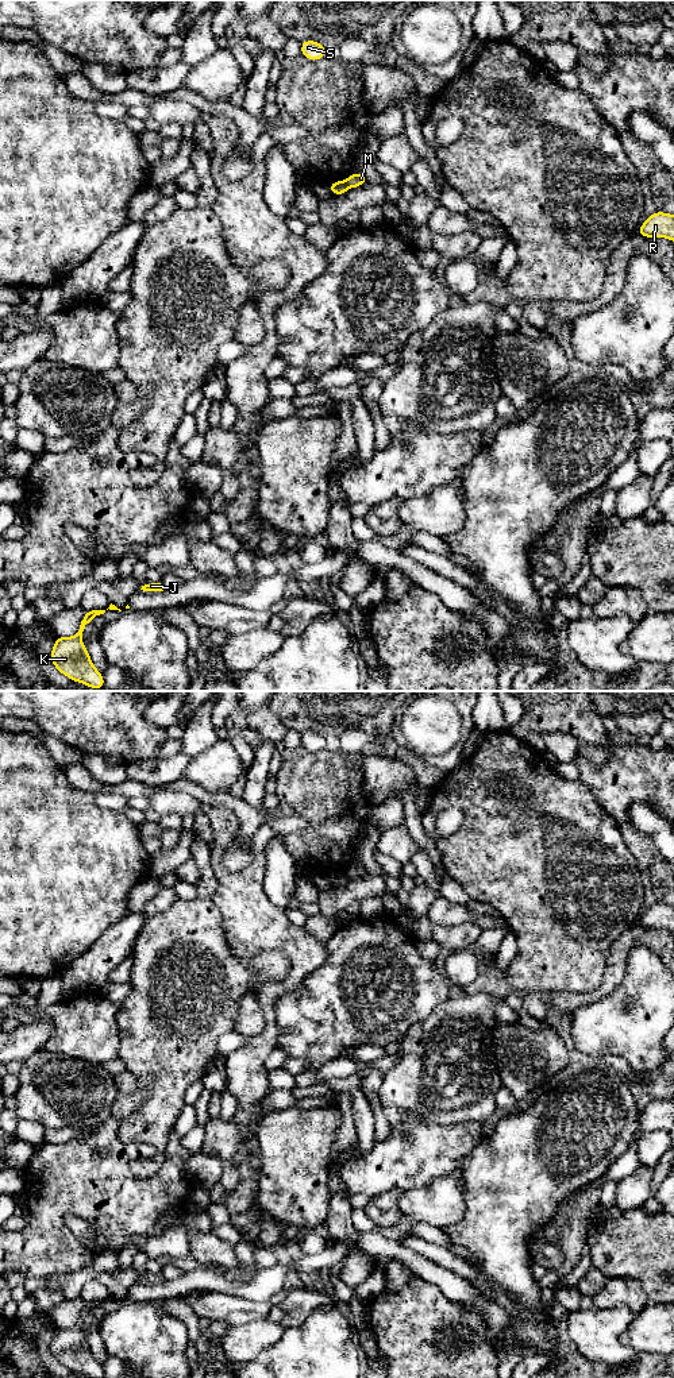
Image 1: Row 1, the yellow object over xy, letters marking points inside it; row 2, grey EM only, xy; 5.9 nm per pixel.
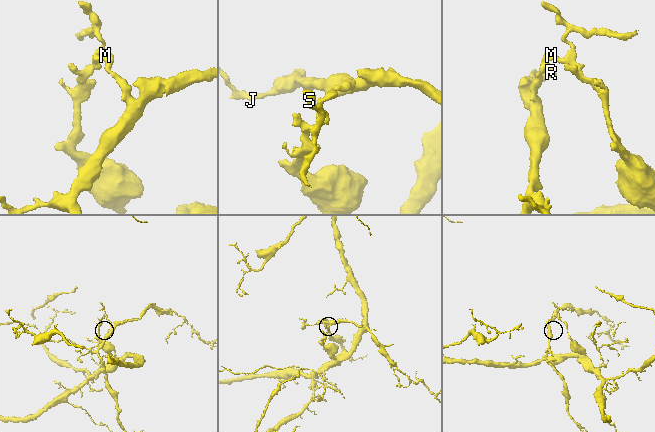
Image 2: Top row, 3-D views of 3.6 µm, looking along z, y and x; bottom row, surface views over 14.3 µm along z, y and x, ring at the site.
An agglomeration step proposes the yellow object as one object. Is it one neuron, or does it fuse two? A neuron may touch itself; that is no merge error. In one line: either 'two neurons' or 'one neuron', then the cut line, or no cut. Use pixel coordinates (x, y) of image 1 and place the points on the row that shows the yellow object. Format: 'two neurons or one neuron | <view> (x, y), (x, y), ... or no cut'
two neurons | xy (345, 181), (349, 186)

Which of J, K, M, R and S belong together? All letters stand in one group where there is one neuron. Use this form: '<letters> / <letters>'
J K M R / S

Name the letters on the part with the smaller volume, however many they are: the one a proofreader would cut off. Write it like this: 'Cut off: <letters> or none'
Cut off: J, K, M, R

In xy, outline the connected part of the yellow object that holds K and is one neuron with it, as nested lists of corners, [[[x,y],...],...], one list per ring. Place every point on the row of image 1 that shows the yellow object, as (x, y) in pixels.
[[[85,611],[80,630],[73,637],[58,637],[50,653],[51,663],[62,675],[95,690],[104,687],[104,678],[93,665],[81,637],[85,626],[105,611]]]

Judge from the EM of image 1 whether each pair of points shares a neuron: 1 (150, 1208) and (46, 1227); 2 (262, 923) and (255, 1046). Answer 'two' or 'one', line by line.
1: one
2: one

